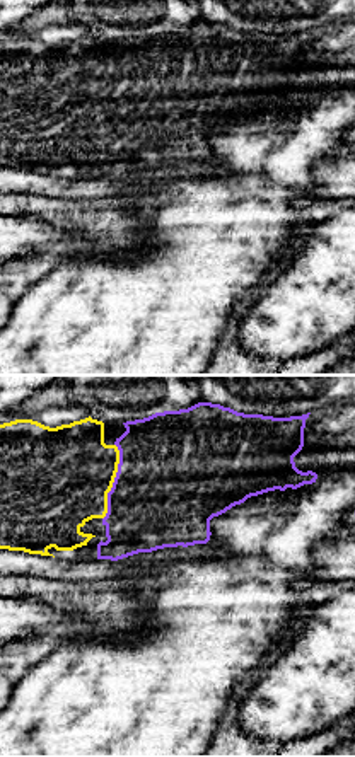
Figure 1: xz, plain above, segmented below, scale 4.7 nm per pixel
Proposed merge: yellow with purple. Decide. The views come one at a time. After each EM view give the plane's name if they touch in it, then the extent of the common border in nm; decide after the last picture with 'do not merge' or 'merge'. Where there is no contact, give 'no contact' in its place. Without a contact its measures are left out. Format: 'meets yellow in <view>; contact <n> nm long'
meets yellow in xz; contact 360 nm long

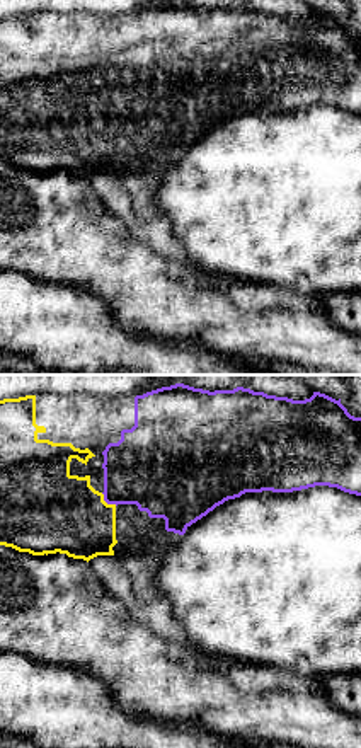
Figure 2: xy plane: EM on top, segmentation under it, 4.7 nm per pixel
meets yellow in xy; contact 100 nm long

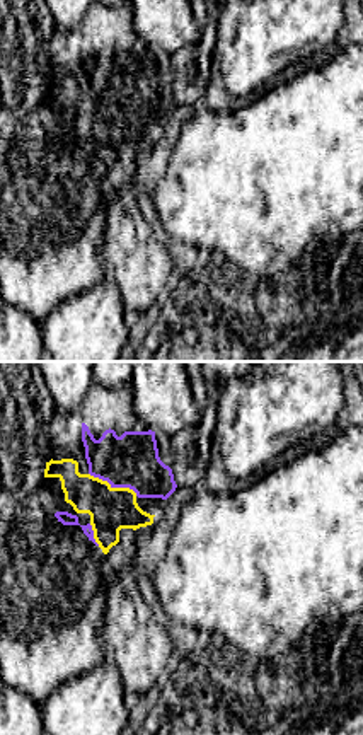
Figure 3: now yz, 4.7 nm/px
meets yellow in yz; contact 260 nm long

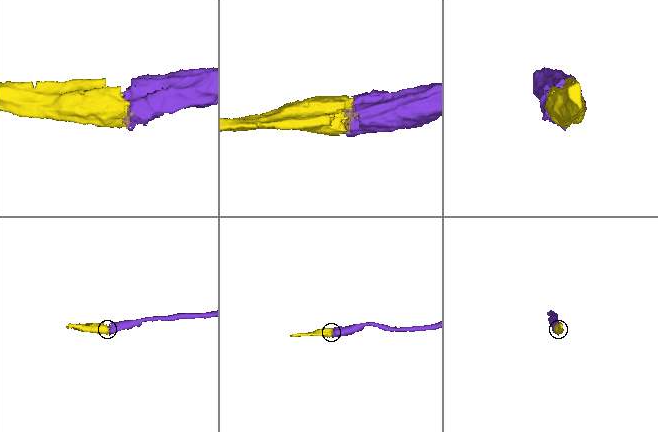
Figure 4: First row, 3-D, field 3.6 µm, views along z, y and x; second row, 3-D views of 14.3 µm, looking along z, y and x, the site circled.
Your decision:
merge

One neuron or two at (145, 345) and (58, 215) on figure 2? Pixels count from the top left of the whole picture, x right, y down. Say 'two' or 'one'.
two

